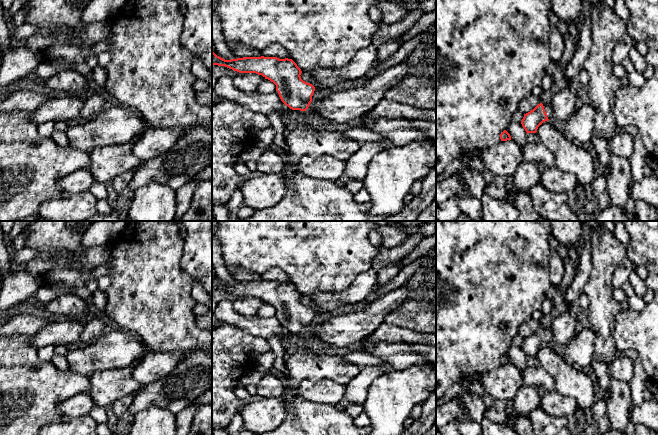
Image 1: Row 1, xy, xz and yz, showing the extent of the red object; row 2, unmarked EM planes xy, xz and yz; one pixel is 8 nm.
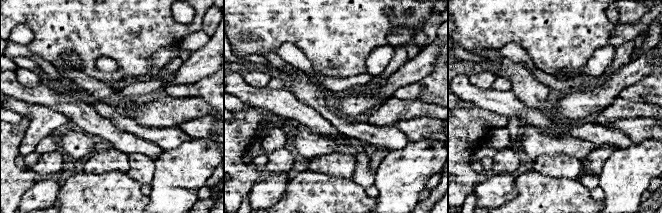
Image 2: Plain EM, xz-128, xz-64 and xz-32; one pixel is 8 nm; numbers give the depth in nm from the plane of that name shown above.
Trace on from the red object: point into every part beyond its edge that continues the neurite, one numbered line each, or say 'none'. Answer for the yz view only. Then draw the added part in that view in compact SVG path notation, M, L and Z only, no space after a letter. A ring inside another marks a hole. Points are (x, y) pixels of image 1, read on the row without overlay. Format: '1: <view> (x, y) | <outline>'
1: yz (548, 333) | M544 327L543 330L544 330L548 343L549 344L553 343L553 334L550 327Z

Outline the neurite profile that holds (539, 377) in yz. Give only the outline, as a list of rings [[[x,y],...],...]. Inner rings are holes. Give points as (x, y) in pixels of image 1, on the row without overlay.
[[[526,366],[523,380],[525,386],[536,386],[543,394],[555,390],[553,377],[541,366],[537,368]]]

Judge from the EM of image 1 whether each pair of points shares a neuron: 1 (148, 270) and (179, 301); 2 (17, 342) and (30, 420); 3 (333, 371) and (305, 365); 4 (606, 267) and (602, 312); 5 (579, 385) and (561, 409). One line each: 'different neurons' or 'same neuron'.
1: same neuron
2: same neuron
3: same neuron
4: same neuron
5: different neurons

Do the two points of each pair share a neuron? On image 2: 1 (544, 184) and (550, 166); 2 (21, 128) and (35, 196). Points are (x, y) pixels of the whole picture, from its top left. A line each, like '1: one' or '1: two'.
1: two
2: two

